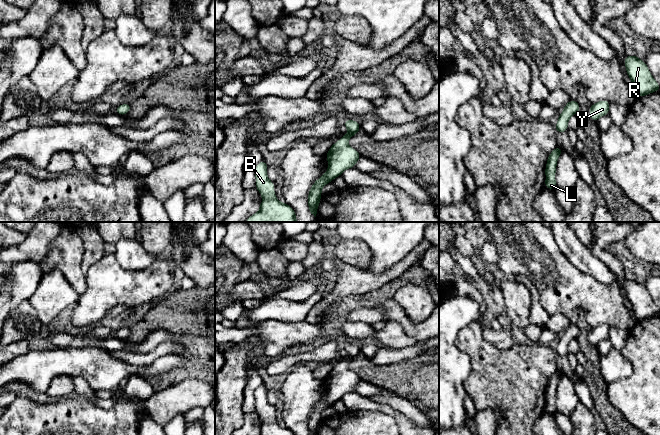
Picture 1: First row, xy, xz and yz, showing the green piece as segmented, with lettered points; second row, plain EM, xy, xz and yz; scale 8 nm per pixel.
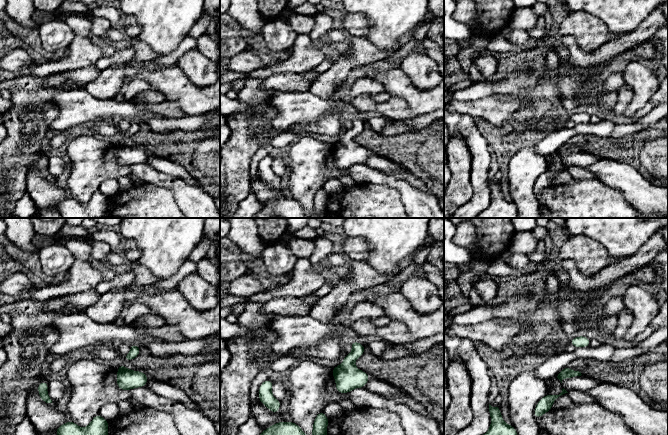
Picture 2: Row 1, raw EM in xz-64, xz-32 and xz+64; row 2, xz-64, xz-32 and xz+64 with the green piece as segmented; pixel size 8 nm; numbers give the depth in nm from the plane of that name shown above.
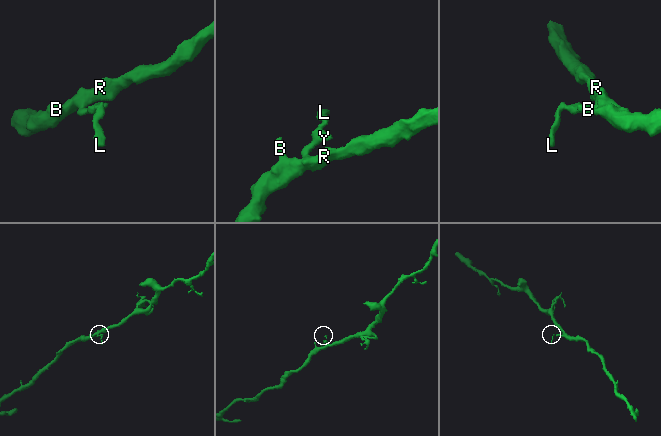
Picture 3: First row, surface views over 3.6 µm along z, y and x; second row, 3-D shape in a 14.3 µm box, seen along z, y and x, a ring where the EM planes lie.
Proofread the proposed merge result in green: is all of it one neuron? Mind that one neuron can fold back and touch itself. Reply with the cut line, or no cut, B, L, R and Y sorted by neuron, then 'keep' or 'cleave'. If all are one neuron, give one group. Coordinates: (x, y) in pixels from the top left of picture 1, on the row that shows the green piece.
cut none; groups B L R Y; keep

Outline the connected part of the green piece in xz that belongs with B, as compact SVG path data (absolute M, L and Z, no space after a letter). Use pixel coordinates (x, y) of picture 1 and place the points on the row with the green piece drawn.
M264 160L255 167L256 189L262 195L263 201L258 212L245 222L298 222L294 209L276 198L274 182L267 177L267 167Z

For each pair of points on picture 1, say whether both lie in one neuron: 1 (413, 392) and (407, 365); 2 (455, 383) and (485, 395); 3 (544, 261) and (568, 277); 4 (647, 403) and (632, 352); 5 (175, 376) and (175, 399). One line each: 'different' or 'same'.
1: same
2: different
3: same
4: same
5: different

